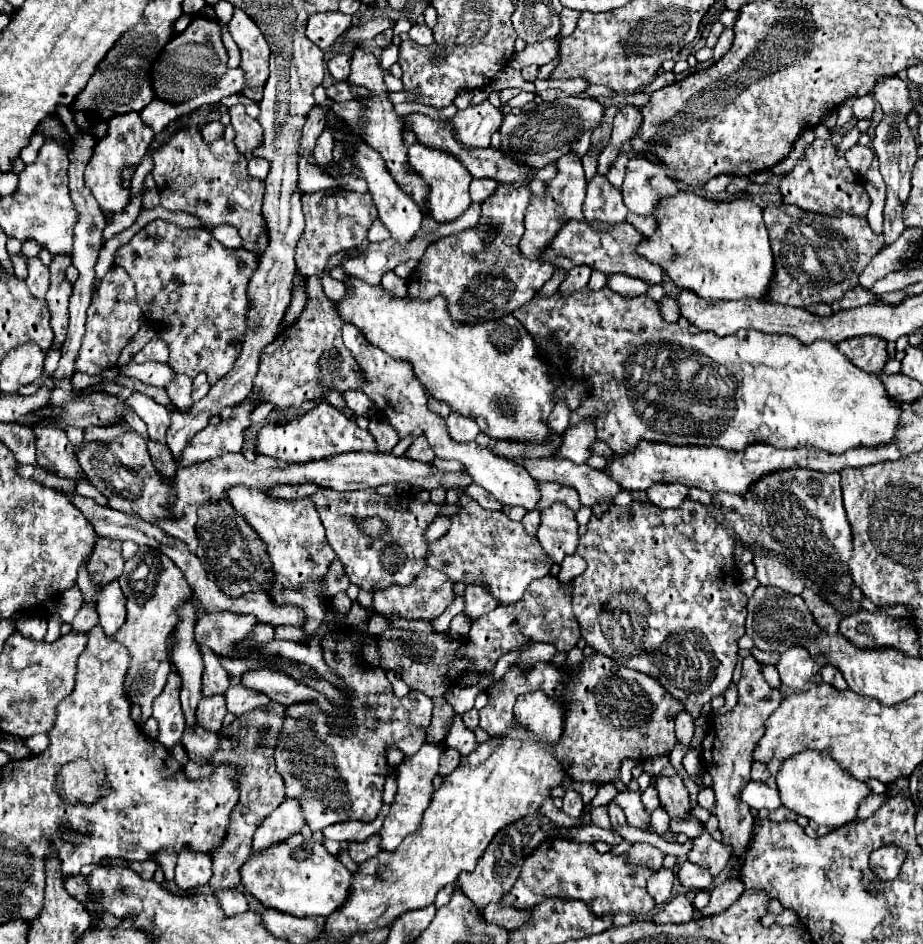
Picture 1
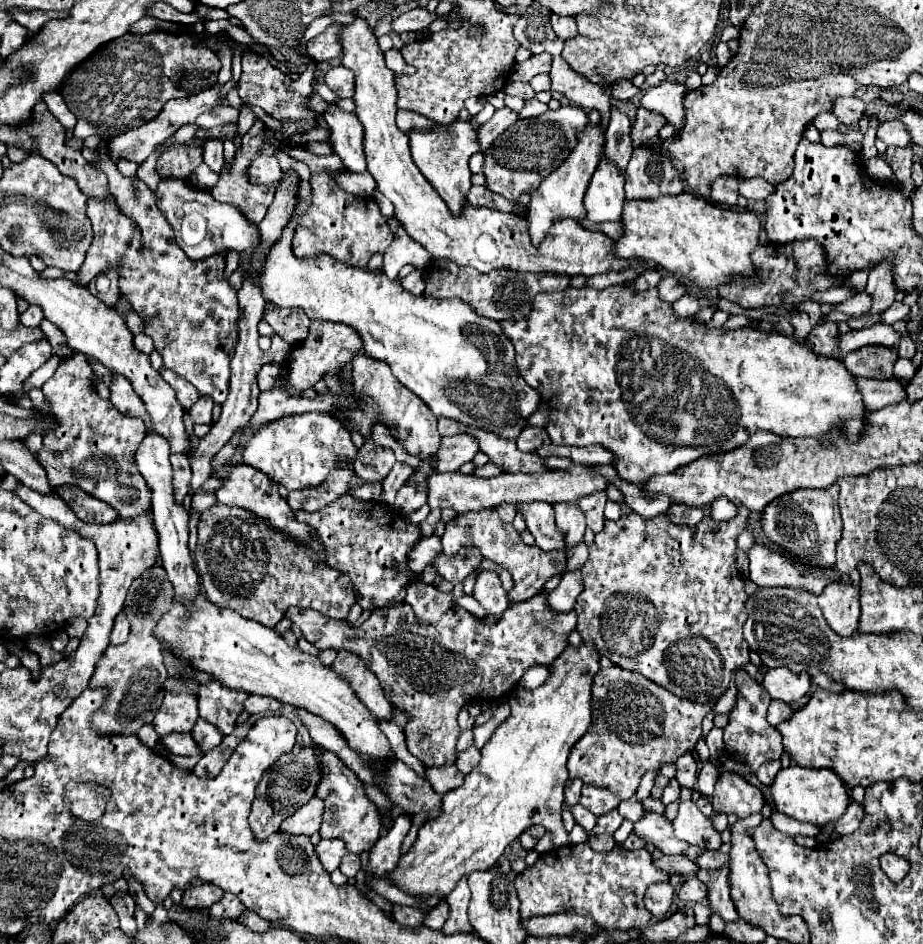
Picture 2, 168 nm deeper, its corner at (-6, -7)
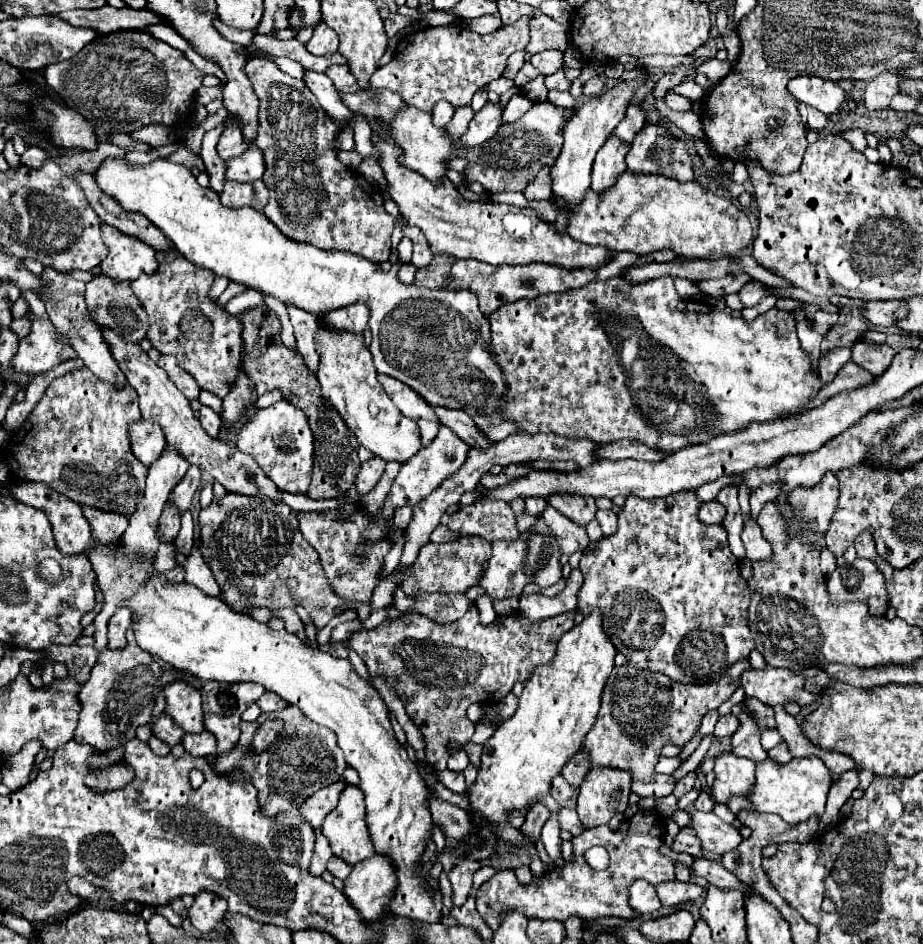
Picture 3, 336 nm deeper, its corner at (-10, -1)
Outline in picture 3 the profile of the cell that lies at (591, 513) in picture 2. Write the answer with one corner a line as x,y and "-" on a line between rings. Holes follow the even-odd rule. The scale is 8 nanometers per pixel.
598,511
596,519
598,519
604,535
612,535
616,531
616,513
614,511

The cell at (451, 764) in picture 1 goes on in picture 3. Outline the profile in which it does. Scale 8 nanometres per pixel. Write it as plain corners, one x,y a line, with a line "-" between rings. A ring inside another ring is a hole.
444,769
444,771
436,771
436,775
438,775
438,779
440,779
450,791
456,791
456,793
464,793
464,791
466,791
466,781
464,781
464,775
462,775
462,773

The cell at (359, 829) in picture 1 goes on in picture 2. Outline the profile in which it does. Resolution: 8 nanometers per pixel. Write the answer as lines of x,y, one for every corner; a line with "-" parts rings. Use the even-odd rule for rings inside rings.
322,839
314,851
318,853
318,859
322,861
322,867
332,873
338,869
340,865
340,859
346,855
346,849
344,849
344,843
340,839

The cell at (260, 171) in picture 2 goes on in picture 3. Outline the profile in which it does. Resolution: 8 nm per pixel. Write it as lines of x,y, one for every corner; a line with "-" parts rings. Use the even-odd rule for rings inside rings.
254,147
248,149
244,155
238,155
230,161
226,161
226,179
234,179
234,181
256,181
262,179
264,171
266,171
266,163
264,163
264,153

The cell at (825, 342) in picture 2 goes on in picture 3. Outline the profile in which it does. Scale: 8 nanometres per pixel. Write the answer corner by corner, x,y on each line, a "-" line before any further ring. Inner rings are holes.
834,347
832,351
822,353
818,361
818,371
822,375
822,381
830,383
848,361
850,361
850,347

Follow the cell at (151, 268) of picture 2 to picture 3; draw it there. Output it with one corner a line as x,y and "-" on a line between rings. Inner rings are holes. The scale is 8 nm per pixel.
176,249
158,251
156,259
156,273
142,273
130,283
150,319
146,337
162,355
174,355
178,365
182,365
196,379
200,389
224,399
234,385
234,371
238,371
242,321
208,297
214,285
214,273
210,269
202,269
198,265
194,267
194,263
182,257

